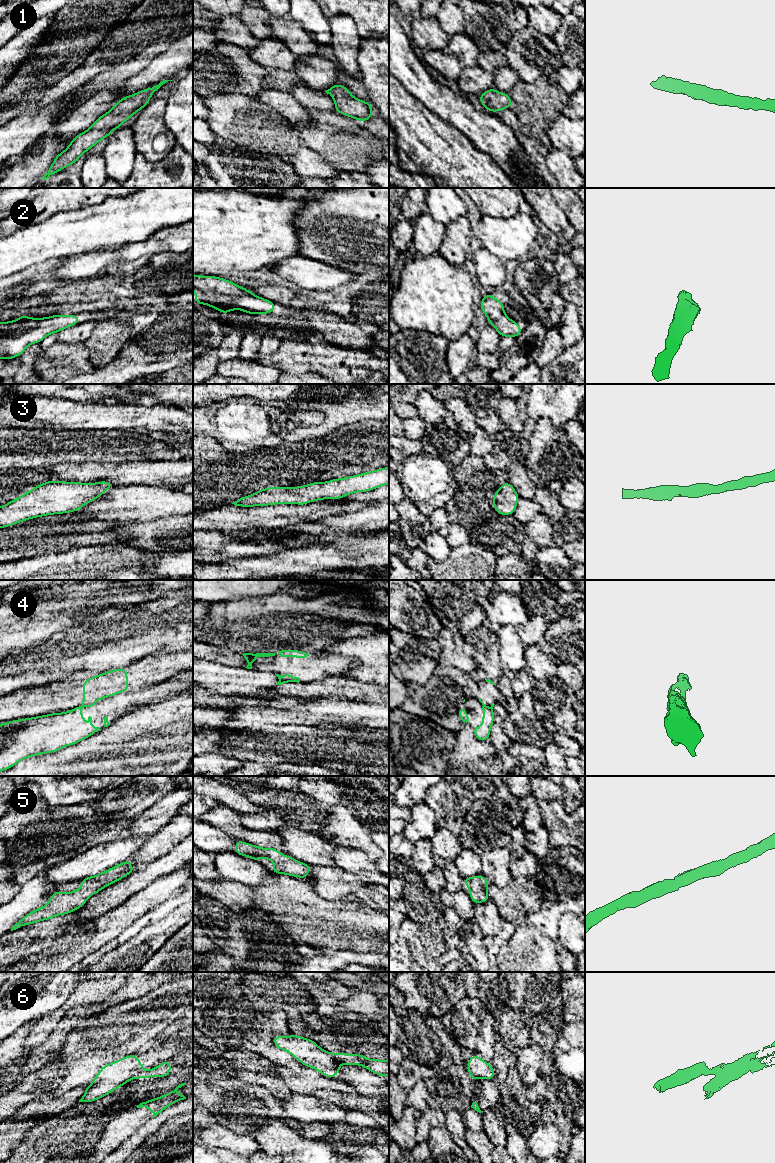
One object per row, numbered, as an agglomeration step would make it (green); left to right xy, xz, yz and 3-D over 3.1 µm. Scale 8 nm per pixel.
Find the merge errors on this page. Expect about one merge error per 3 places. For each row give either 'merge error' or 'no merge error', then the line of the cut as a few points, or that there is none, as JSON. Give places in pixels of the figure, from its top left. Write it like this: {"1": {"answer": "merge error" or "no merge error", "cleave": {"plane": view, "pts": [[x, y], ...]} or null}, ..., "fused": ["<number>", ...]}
{"1": {"answer": "no merge error", "cleave": null}, "2": {"answer": "no merge error", "cleave": null}, "3": {"answer": "no merge error", "cleave": null}, "4": {"answer": "merge error", "cleave": {"plane": "xy", "pts": [[81, 704], [80, 706]]}}, "5": {"answer": "no merge error", "cleave": null}, "6": {"answer": "merge error", "cleave": {"plane": "xz", "pts": [[332, 1053], [339, 1061]]}}, "fused": ["4", "6"]}

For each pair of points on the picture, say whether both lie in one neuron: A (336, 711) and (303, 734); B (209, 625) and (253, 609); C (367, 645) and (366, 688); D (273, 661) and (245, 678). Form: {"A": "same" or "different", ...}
{"A": "different", "B": "same", "C": "different", "D": "different"}

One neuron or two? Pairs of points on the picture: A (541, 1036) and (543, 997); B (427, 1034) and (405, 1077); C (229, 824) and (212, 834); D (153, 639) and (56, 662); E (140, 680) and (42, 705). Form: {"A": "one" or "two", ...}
{"A": "one", "B": "two", "C": "two", "D": "one", "E": "one"}

